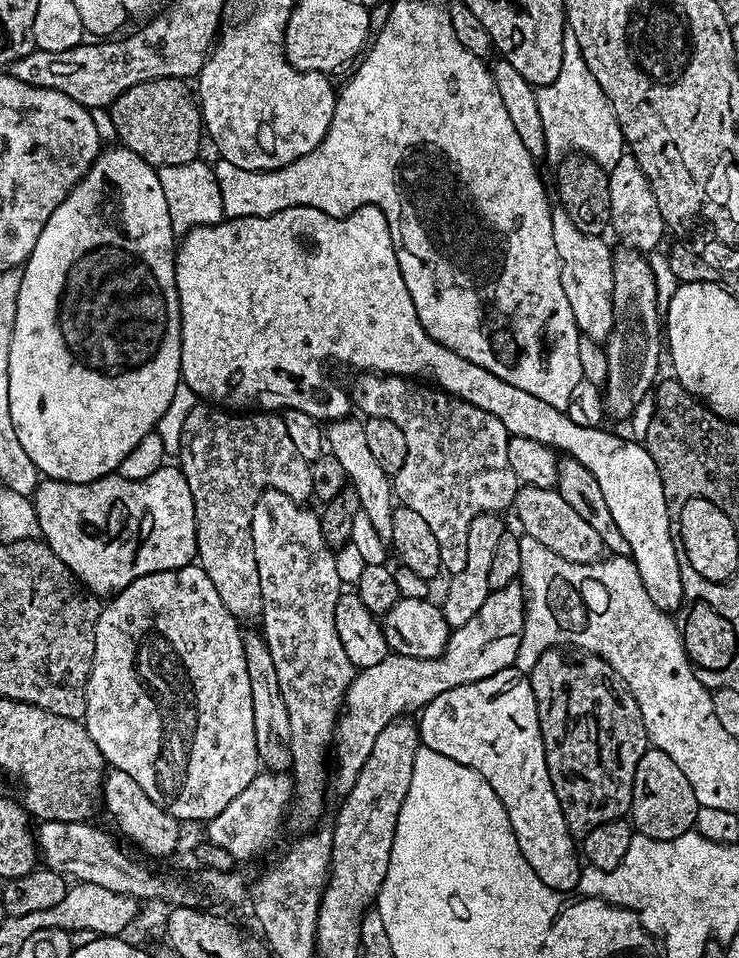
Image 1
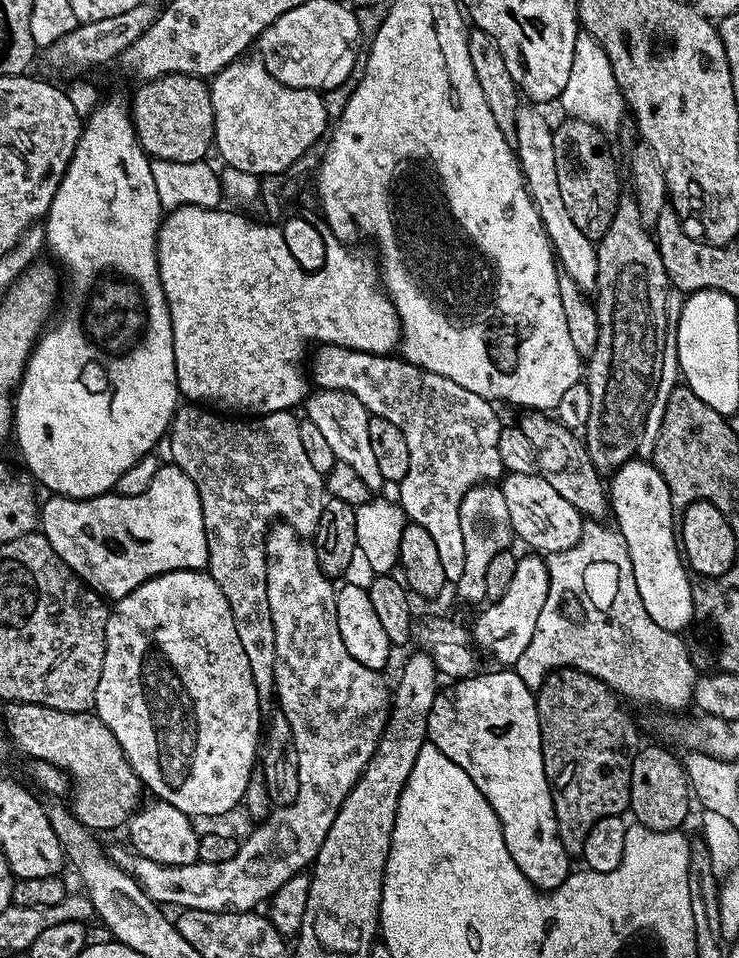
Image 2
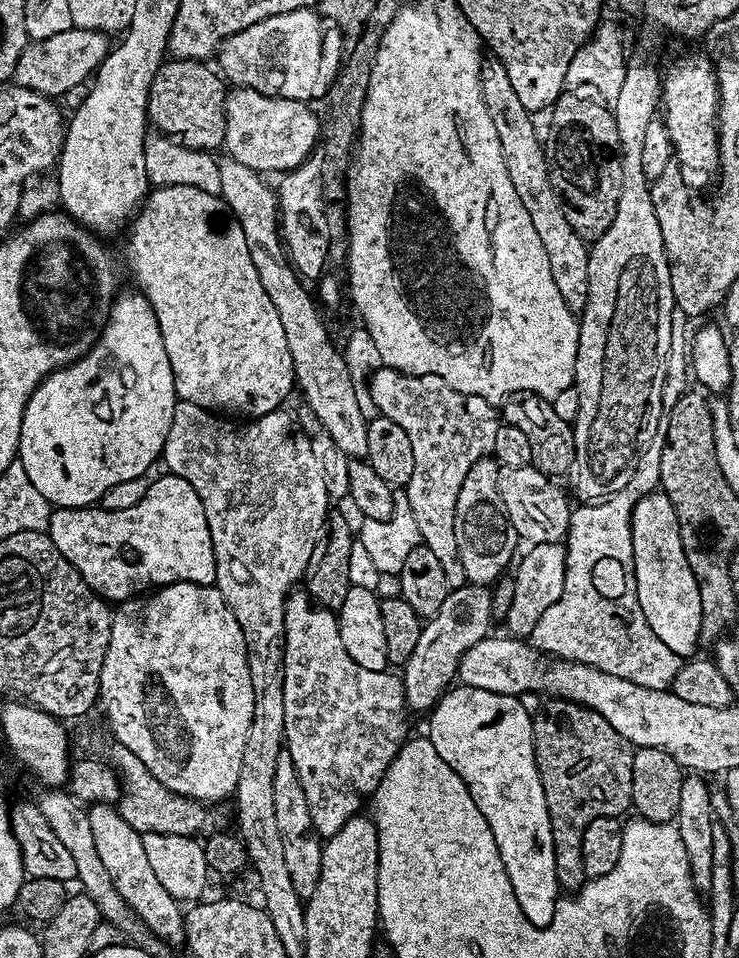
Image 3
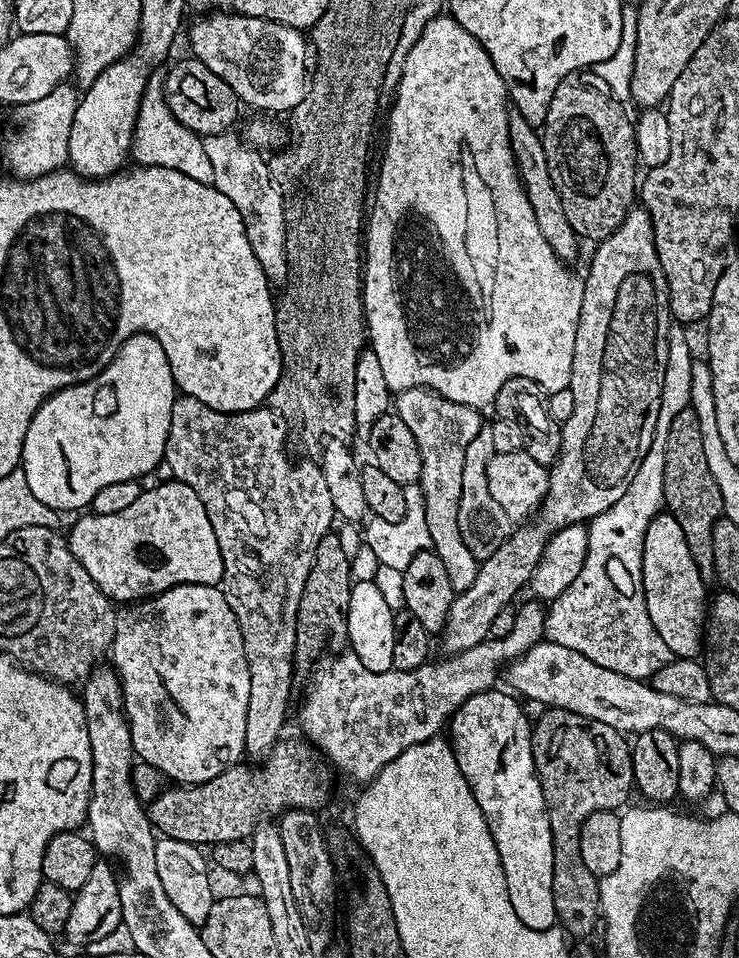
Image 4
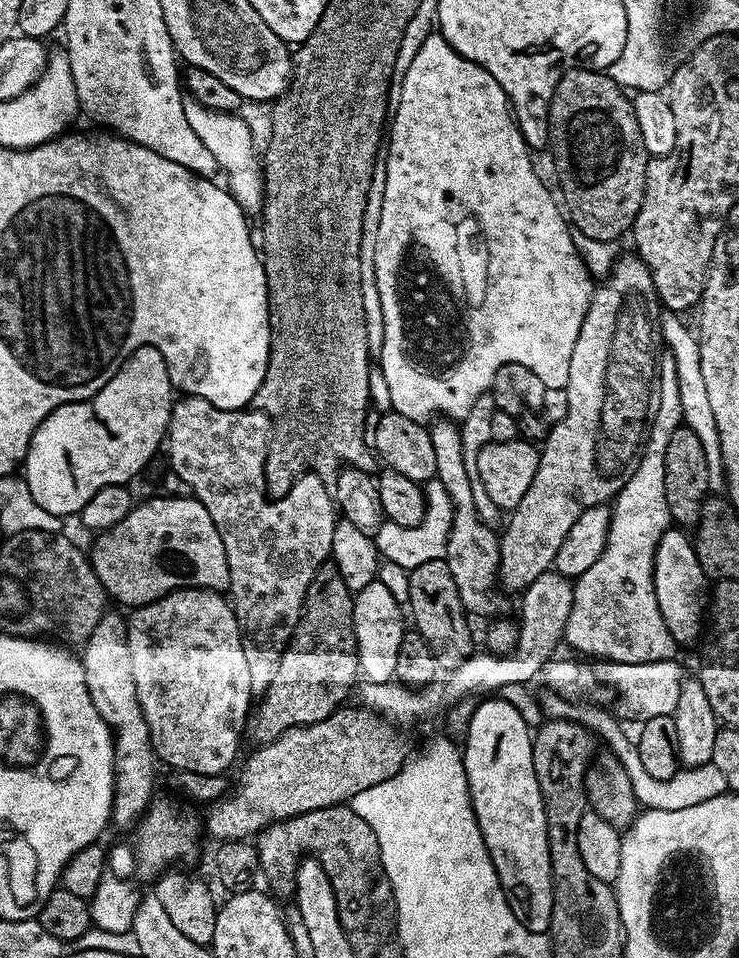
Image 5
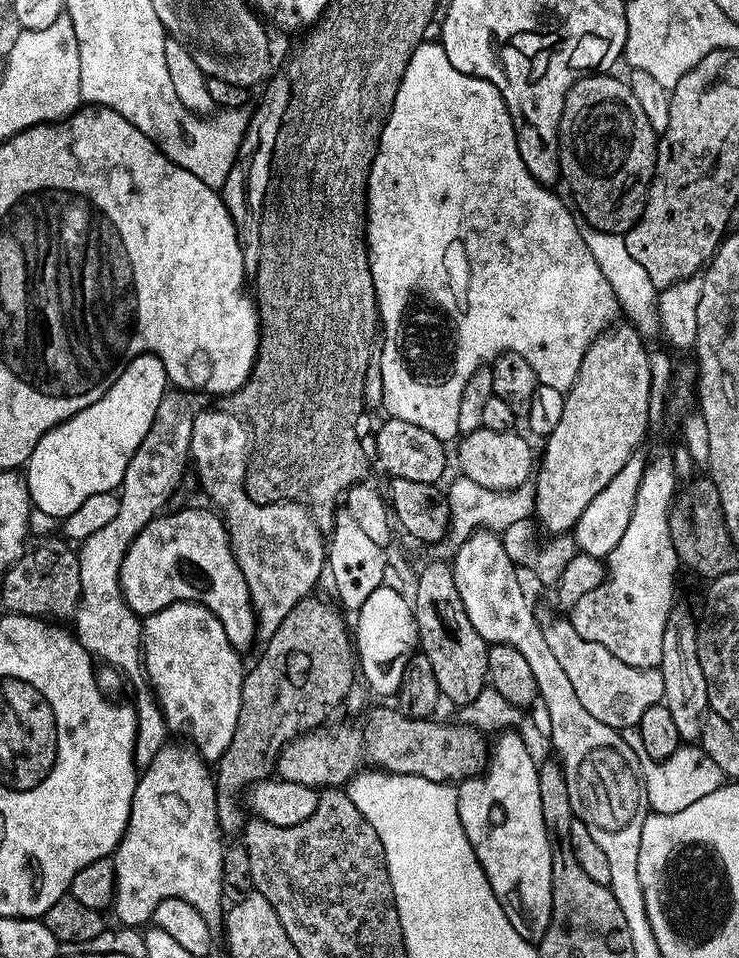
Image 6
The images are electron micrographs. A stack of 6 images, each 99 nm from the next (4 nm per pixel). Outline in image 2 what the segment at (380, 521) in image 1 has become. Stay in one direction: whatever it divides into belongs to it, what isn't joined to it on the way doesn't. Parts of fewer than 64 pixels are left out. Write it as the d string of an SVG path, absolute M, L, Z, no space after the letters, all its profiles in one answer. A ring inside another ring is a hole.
M316 390L307 397L306 419L318 426L318 431L326 437L330 450L334 450L337 460L346 462L346 466L354 469L354 474L362 478L362 482L370 490L385 487L382 469L374 459L374 450L370 446L370 413L354 394L349 392L329 392Z

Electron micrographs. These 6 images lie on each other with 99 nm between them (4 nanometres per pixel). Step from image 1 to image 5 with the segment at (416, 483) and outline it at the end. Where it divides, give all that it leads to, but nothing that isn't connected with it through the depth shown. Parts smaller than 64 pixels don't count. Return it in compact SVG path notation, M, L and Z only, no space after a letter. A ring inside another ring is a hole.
M440 418L431 425L430 431L436 459L435 479L442 482L452 499L452 529L448 535L446 559L450 574L454 574L454 586L458 586L458 594L469 613L492 612L500 604L499 598L492 596L492 591L498 588L500 541L497 533L492 533L493 529L476 512L472 493L474 476L464 461L464 443L459 427L447 418Z

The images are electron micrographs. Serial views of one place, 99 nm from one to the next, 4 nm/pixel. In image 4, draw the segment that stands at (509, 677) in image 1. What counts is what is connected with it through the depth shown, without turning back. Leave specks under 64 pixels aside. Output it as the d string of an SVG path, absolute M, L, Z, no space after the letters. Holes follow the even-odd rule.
M496 691L474 694L454 713L450 721L452 752L472 787L474 798L486 818L486 826L490 826L494 846L498 846L506 876L504 888L510 894L512 912L518 914L518 918L530 930L555 928L558 921L554 910L554 842L550 834L548 804L544 800L532 757L532 724L530 716L528 720L527 714L520 709L521 701L515 695Z

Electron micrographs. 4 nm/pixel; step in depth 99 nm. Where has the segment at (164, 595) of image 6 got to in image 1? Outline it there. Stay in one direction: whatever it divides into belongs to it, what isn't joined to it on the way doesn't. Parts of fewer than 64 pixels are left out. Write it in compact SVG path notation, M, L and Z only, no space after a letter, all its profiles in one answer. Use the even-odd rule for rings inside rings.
M179 467L159 468L150 474L150 478L141 480L127 480L119 474L81 484L44 478L36 485L34 503L44 543L62 558L62 562L66 562L68 569L89 590L101 598L111 597L146 574L185 568L196 560L194 494L190 494L190 482L186 482Z

